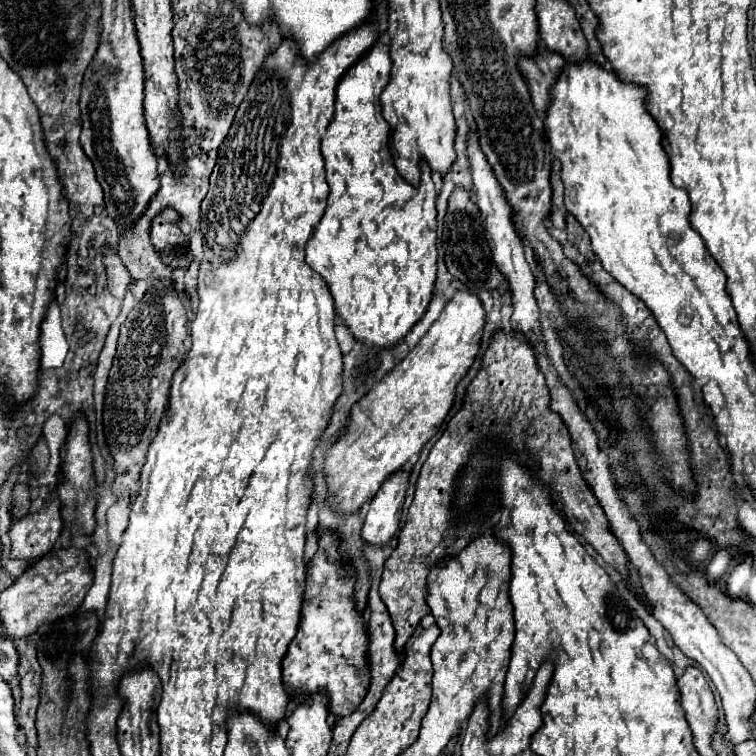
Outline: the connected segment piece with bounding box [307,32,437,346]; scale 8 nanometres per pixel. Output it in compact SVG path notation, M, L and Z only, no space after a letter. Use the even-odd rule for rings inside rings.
M381 32L379 40L371 46L371 50L367 50L367 56L361 56L339 80L337 84L337 98L335 98L335 118L329 124L329 136L321 138L321 152L325 158L325 172L327 172L327 184L329 184L329 198L327 198L327 208L325 214L321 218L321 222L317 224L317 230L313 234L313 238L309 240L307 246L307 264L317 270L335 300L335 308L341 314L343 322L349 326L349 330L353 332L355 338L363 340L365 344L375 344L375 346L393 346L395 342L403 340L405 334L411 330L411 326L425 314L427 304L431 300L431 292L433 292L433 282L435 282L435 272L437 272L437 248L435 248L435 228L437 228L437 210L435 210L435 184L431 180L431 168L429 164L423 160L423 174L419 180L419 186L409 184L395 168L393 156L389 152L389 124L385 122L385 118L381 116L381 102L379 102L379 94L385 86L385 82L389 80L389 66L391 66L391 58L389 58L389 42L383 42L381 38L385 36L385 32Z

